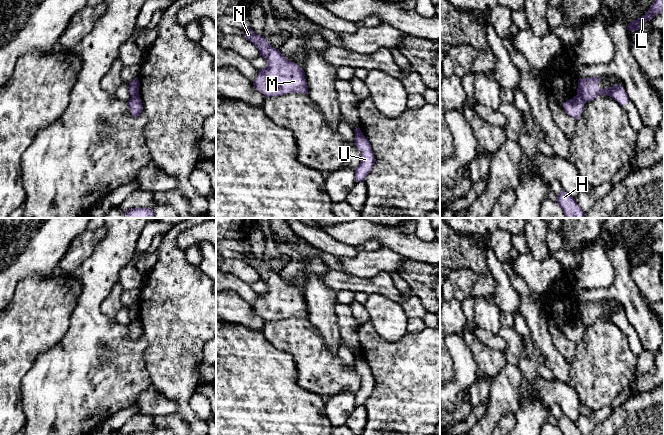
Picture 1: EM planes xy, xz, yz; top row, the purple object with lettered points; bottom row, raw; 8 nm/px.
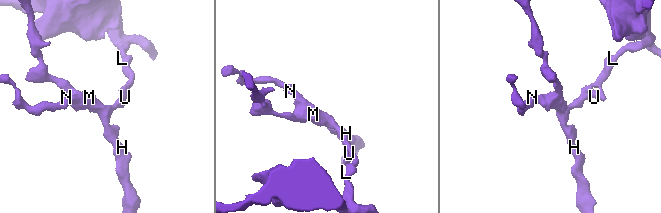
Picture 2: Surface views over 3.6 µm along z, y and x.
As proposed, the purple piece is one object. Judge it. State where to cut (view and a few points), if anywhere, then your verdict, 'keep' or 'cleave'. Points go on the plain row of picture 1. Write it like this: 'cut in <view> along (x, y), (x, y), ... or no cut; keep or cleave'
cut in yz along (578, 318), (585, 326); cleave

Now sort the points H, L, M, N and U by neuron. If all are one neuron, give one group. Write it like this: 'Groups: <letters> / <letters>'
Groups: H M N / L U

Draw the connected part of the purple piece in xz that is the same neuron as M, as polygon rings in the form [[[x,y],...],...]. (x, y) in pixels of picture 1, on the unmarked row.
[[[248,251],[244,261],[258,273],[267,284],[267,290],[259,294],[253,305],[254,311],[266,321],[283,320],[287,317],[308,317],[305,296],[292,285],[287,284],[273,272],[264,260],[257,259]]]

